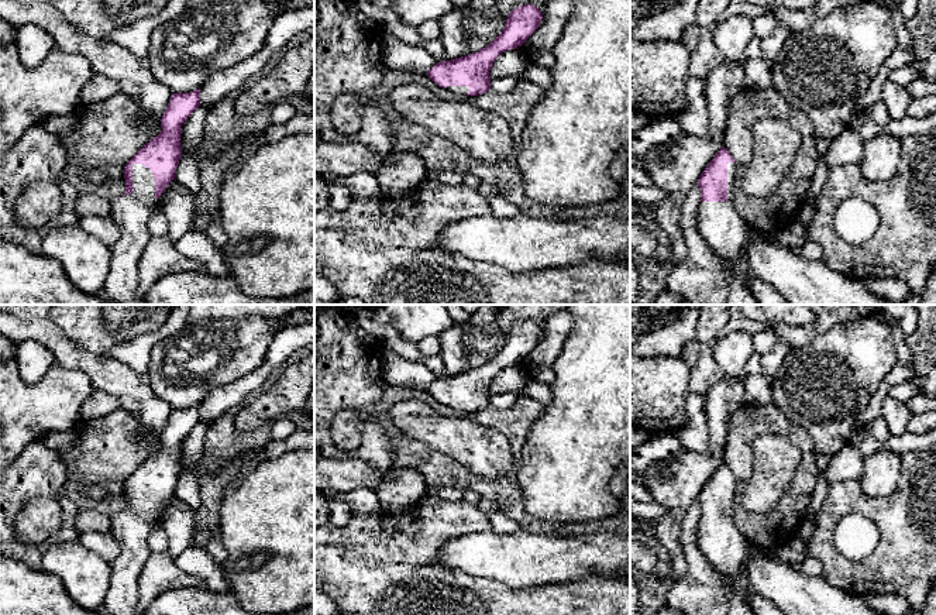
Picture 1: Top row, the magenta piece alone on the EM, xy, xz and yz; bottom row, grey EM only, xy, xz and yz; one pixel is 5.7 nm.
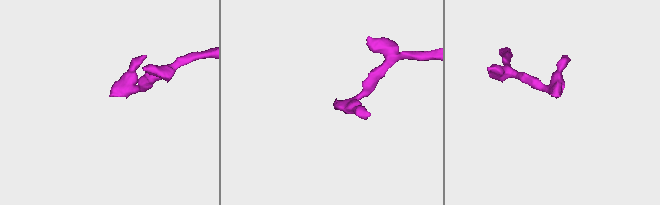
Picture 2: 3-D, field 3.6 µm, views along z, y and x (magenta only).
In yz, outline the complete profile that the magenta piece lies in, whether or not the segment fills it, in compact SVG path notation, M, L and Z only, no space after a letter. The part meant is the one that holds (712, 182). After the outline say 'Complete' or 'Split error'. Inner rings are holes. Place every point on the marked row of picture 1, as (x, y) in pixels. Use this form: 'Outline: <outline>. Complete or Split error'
Outline: M722 147L698 179L701 189L701 203L696 212L699 234L726 261L737 258L751 231L733 205L734 176L734 159Z. Split error

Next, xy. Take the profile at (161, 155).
Outline: M200 89L189 93L172 93L168 107L161 118L162 131L147 142L124 168L125 192L110 202L110 219L118 227L120 238L110 248L110 271L103 286L103 293L111 305L147 305L138 289L138 261L151 238L148 221L155 210L156 199L175 179L175 172L182 157L182 124L200 106Z. Split error

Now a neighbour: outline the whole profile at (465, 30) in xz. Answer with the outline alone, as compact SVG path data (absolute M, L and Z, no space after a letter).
M471 0L468 7L443 14L438 23L444 61L451 61L488 47L503 31L506 20L499 14L496 0Z

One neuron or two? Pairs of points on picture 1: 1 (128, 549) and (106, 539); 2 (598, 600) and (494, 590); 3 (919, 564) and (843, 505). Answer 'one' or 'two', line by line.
1: two
2: one
3: one

